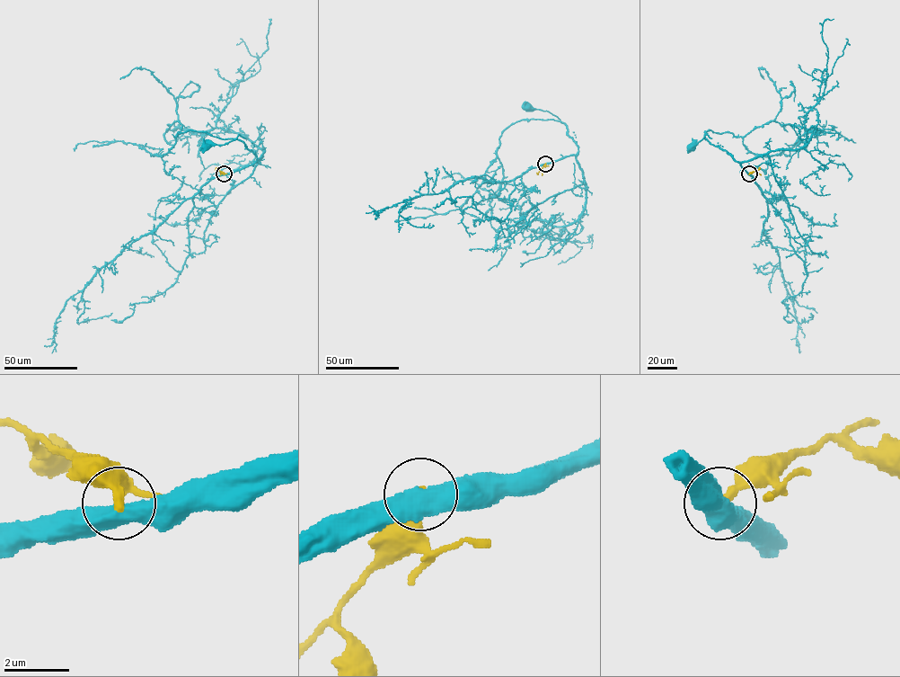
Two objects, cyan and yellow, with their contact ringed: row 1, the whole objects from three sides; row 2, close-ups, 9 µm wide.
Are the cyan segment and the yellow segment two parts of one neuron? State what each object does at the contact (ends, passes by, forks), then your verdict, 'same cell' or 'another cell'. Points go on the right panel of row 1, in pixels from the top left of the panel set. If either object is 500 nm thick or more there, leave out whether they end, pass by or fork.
another cell

